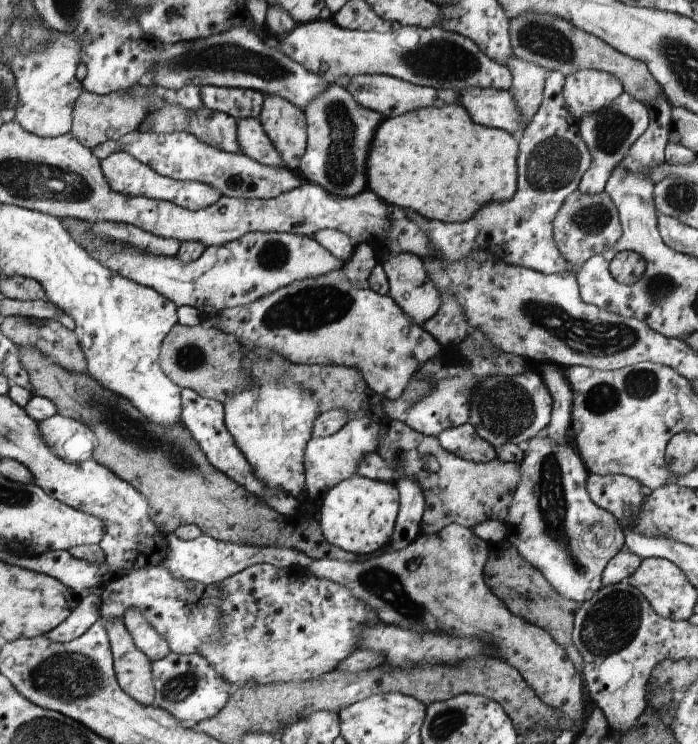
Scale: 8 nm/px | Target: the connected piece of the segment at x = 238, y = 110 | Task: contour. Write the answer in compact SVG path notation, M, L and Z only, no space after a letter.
M201 86L204 106L213 111L222 111L235 119L259 119L264 94L254 89L234 87Z

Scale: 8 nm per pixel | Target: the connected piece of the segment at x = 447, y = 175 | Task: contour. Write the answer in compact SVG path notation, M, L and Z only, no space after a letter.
M460 103L444 105L441 107L429 106L405 112L397 117L387 118L382 121L380 128L374 133L372 148L369 150L368 164L366 165L367 188L374 191L388 206L396 205L403 209L413 210L427 219L438 219L445 223L461 223L472 218L481 206L488 205L492 201L510 200L516 192L518 180L518 170L521 169L517 160L520 142L518 137L511 135L508 131L497 129L496 127L484 126L475 123L470 118L468 111Z

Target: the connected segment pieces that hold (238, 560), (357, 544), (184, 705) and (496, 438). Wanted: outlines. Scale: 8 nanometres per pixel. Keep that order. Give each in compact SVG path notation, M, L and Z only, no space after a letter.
M166 534L166 540L170 542L170 550L168 550L168 556L165 556L162 564L170 566L168 570L179 579L198 581L205 585L218 585L219 582L242 572L251 564L270 563L279 569L293 567L306 570L316 560L297 548L257 547L256 545L231 543L215 539L208 534L201 534L192 542L184 542L174 534Z
M354 473L326 493L318 521L330 544L352 554L372 554L390 542L398 513L398 490L394 484Z
M171 652L160 661L151 662L155 686L154 704L170 711L184 724L198 724L216 717L230 702L230 696L238 686L229 683L202 654L179 655Z
M531 369L516 375L490 375L482 380L482 384L474 387L469 396L469 423L476 432L486 439L492 446L499 449L506 443L520 444L532 440L542 428L547 428L552 420L553 397L544 383L542 376L532 372Z

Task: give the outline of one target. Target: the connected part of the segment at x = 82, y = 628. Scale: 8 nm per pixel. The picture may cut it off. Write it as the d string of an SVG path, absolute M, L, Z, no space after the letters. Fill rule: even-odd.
M84 593L73 613L54 630L45 634L52 642L65 643L82 636L101 618L101 599L94 593Z

